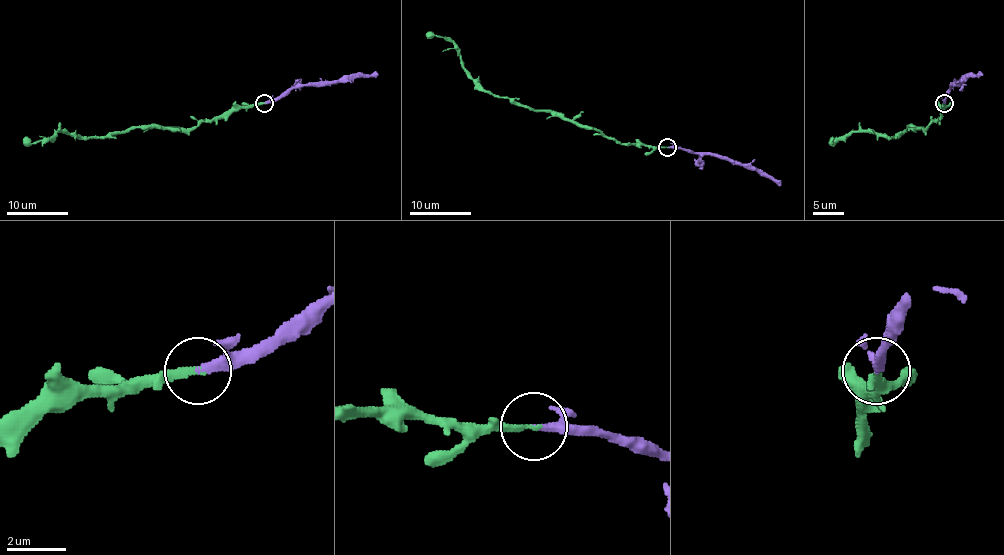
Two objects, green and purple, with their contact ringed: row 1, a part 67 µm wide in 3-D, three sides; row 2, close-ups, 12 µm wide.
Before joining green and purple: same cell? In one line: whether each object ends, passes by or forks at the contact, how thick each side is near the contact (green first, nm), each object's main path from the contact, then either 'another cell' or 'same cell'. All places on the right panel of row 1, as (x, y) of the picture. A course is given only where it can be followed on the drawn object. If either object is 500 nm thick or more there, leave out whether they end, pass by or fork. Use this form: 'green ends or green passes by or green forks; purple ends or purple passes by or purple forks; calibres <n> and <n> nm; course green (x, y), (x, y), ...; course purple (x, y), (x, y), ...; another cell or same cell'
green ends; purple passes by; calibres 240 and 200 nm; course green (943, 103), (942, 114), (926, 128), (908, 128), (894, 137), (874, 132), (845, 134), (832, 143), (831, 137); course purple (943, 103), (950, 88), (965, 77), (982, 74); same cell

